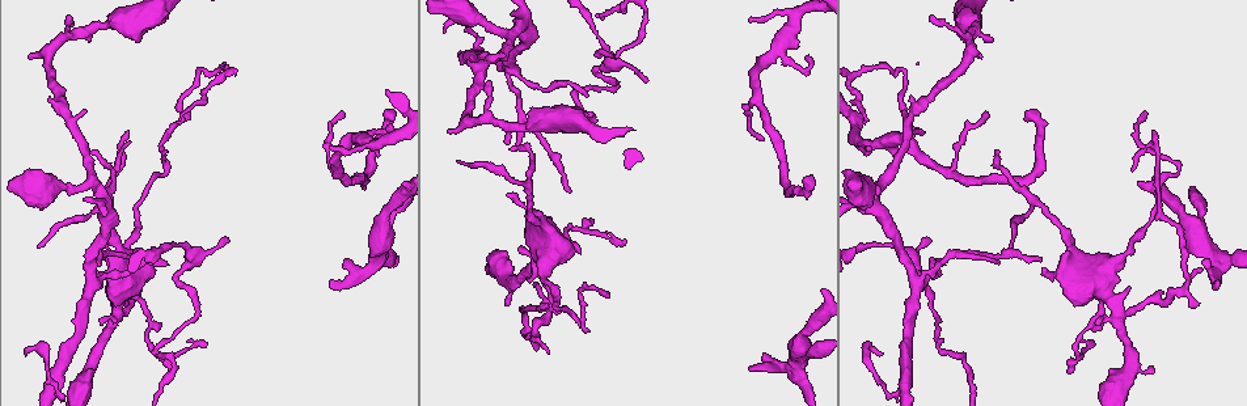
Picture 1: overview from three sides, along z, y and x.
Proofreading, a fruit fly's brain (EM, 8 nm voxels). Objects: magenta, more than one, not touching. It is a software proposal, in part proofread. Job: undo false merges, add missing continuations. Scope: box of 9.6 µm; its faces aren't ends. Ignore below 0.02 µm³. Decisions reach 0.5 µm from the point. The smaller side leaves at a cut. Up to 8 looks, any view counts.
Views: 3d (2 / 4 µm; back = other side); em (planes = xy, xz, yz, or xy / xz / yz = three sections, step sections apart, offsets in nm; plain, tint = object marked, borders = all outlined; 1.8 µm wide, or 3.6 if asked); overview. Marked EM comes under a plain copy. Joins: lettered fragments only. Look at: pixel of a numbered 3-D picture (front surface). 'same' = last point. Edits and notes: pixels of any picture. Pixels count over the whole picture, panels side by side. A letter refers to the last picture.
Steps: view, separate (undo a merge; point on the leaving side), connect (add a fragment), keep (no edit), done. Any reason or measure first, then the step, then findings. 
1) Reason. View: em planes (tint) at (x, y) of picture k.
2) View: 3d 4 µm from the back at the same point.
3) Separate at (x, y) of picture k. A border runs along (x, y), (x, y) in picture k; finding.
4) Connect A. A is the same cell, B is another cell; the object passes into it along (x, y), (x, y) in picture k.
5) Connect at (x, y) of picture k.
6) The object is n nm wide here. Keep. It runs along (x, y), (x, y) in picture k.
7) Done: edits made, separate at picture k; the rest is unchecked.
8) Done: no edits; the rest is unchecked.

Branch stops here. View: em xz step 8 (tint) at (1206, 260) of picture 1.

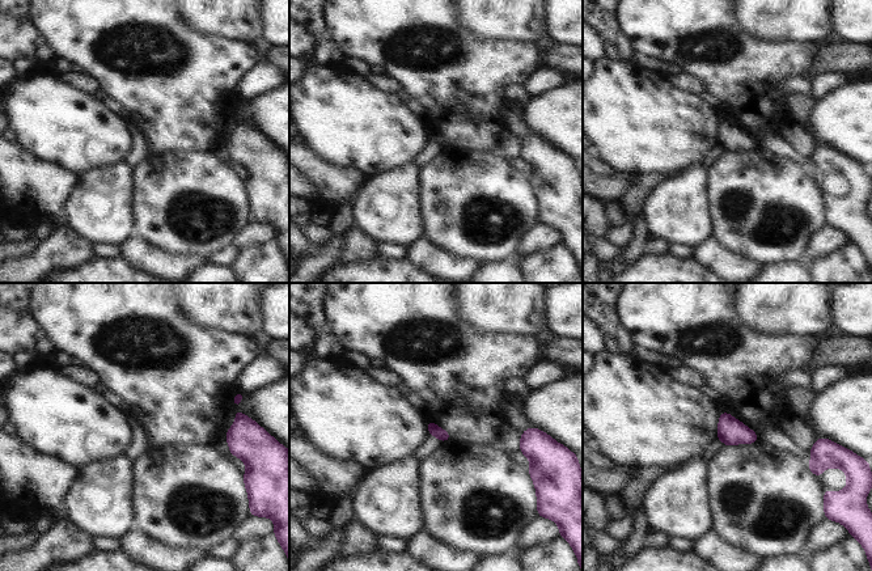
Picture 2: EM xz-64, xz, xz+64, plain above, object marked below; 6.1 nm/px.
View: em planes (borders) at the same point.

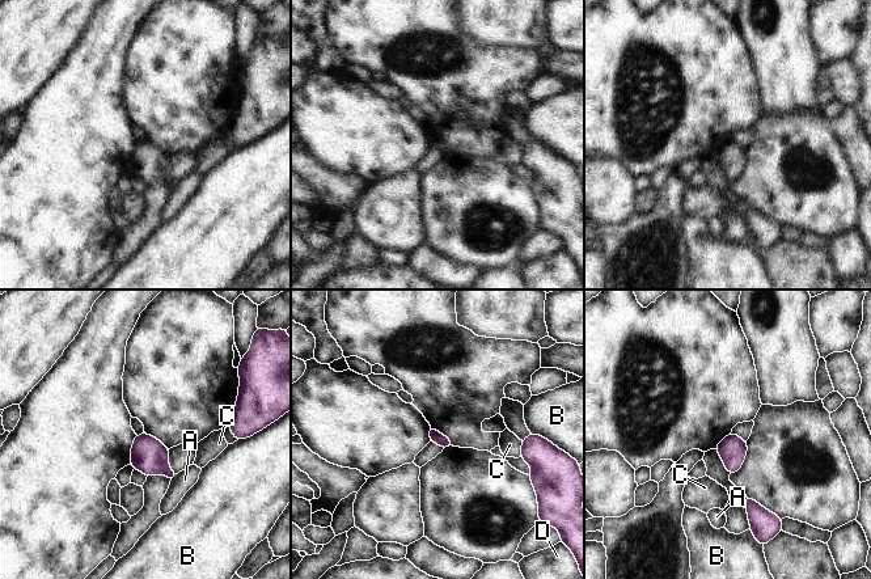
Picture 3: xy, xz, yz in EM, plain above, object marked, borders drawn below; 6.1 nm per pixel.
Keep. A, B, C and D are other cells; no lettered fragment goes on from it.

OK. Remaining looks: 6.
Tapers out. View: em planes (borders) at (1039, 260) of picture 1.

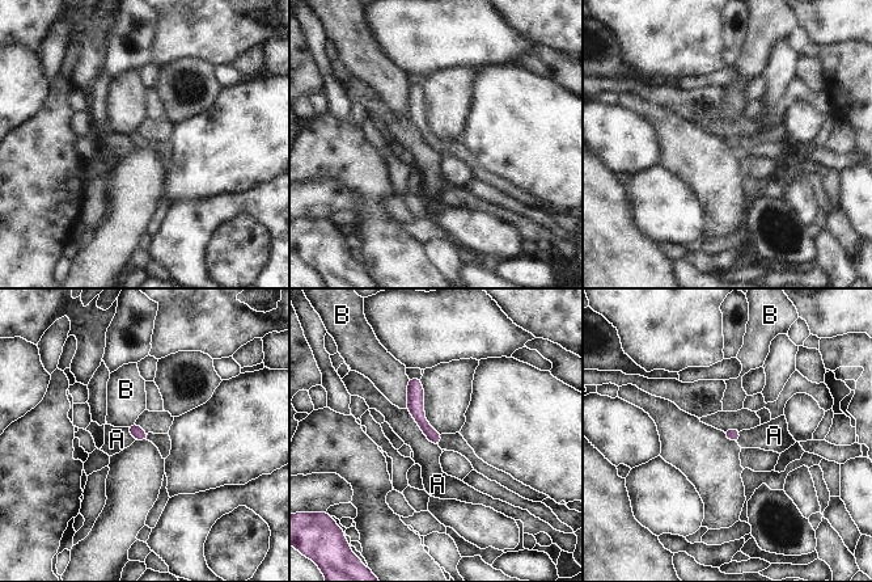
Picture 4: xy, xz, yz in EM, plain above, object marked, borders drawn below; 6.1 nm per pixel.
Keep. A and B are other cells; it runs along (411, 382), (417, 412), (436, 441) in picture 4; no lettered fragment goes on from it.

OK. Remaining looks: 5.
Free end. View: em xz step 16 (tint) at (1199, 304) of picture 1.

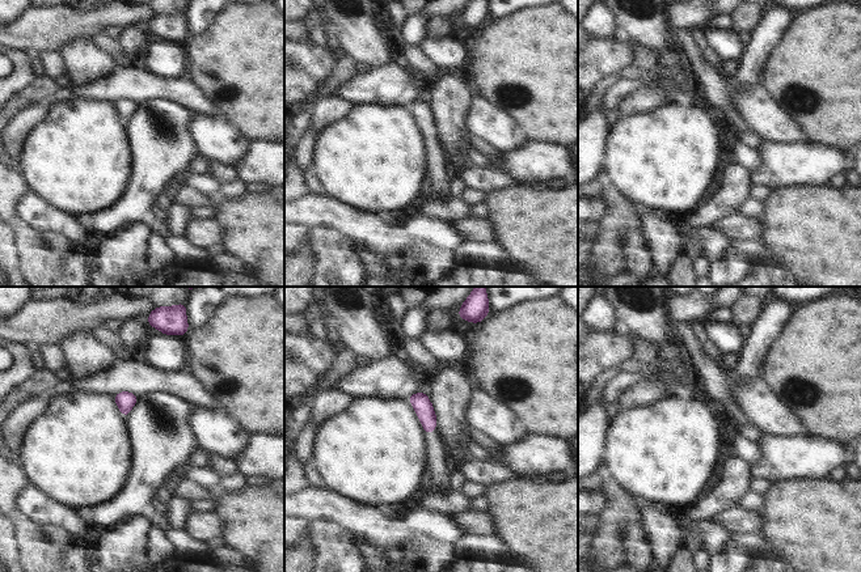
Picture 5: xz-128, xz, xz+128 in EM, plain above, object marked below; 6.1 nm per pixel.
View: em xz step 16 (borders) at the same point.

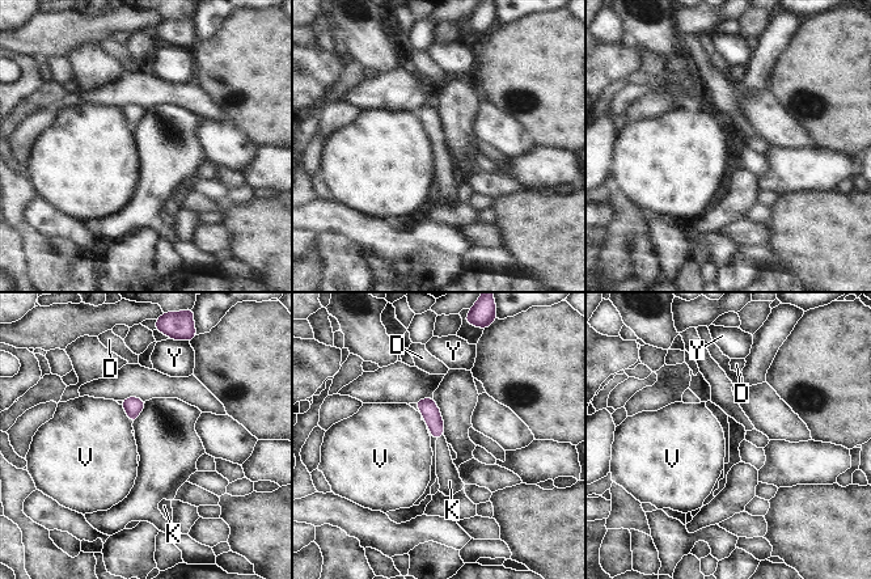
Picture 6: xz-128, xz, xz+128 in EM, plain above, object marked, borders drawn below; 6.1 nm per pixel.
The object is 110 nm wide here. Connect K. K is the same cell, D, V and Y are other cells; the object passes into it along (428, 409), (440, 436), (448, 476) in picture 6; it goes on there.

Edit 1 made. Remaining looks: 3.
Done: edits made, connect at picture 6; the rest is unchecked.

